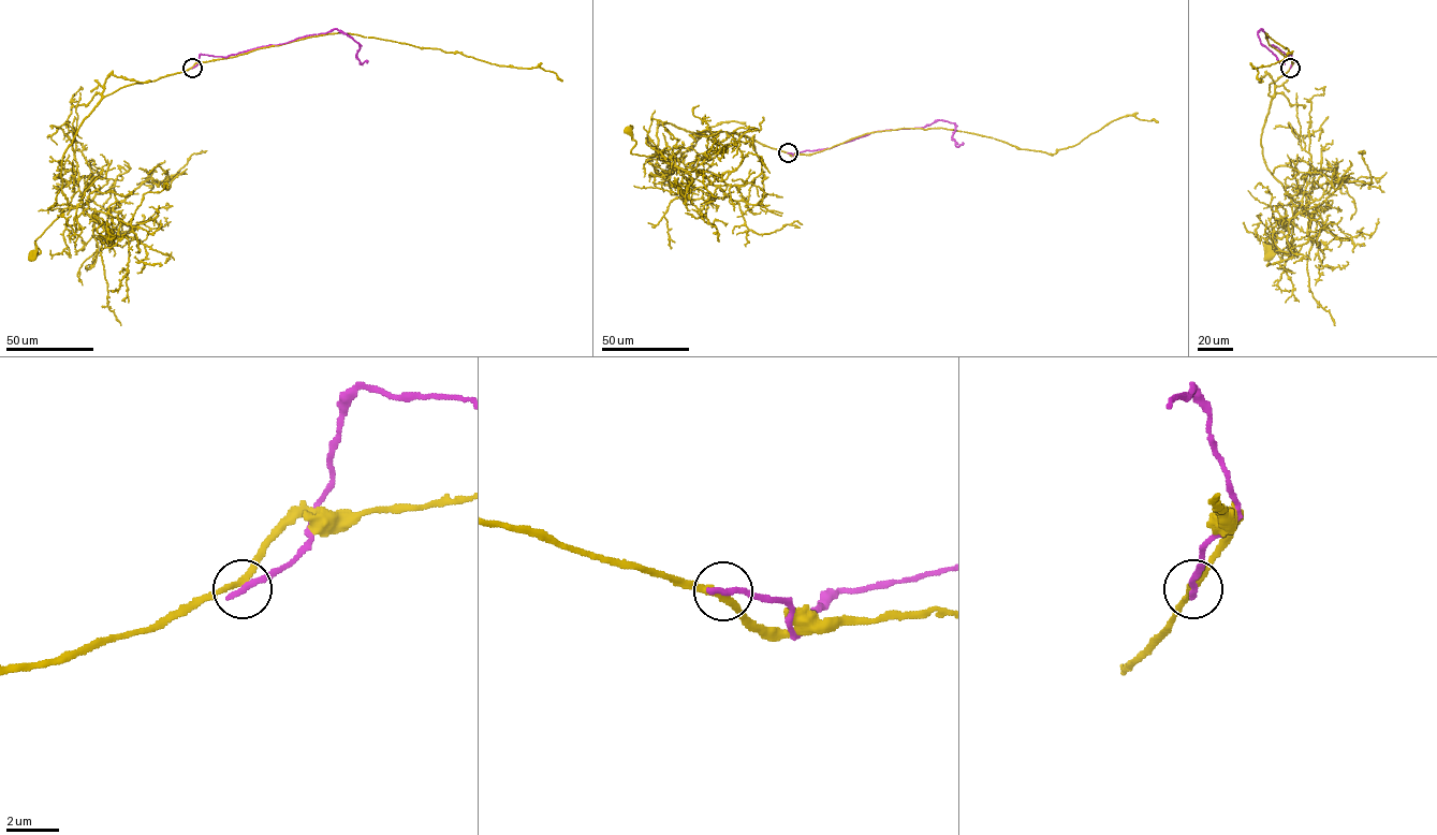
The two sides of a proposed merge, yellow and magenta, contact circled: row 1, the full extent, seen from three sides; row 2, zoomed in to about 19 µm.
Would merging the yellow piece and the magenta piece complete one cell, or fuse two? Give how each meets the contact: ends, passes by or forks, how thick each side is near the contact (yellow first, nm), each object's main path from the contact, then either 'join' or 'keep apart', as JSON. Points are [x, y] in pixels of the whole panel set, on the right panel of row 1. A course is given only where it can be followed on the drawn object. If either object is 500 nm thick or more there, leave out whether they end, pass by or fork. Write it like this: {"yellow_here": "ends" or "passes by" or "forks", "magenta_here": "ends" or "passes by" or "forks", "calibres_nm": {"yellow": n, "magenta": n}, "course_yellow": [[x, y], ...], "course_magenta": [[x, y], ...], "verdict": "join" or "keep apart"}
{"yellow_here": "passes by", "magenta_here": "ends", "calibres_nm": {"yellow": 240, "magenta": 280}, "course_yellow": [[1290, 67], [1269, 85], [1272, 98], [1261, 145], [1267, 170], [1300, 206], [1293, 216], [1290, 243], [1267, 255]], "course_magenta": [[1290, 68], [1291, 56], [1287, 57], [1270, 45], [1261, 28], [1258, 32], [1260, 42], [1280, 61]], "verdict": "keep apart"}

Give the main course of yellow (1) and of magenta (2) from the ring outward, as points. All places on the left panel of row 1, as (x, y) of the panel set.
1: (192, 67), (119, 88), (84, 119), (61, 163), (61, 193), (72, 206), (37, 239), (40, 252), (32, 255)
2: (192, 68), (201, 54), (228, 57), (336, 28), (360, 45), (356, 57), (360, 63), (368, 61)

